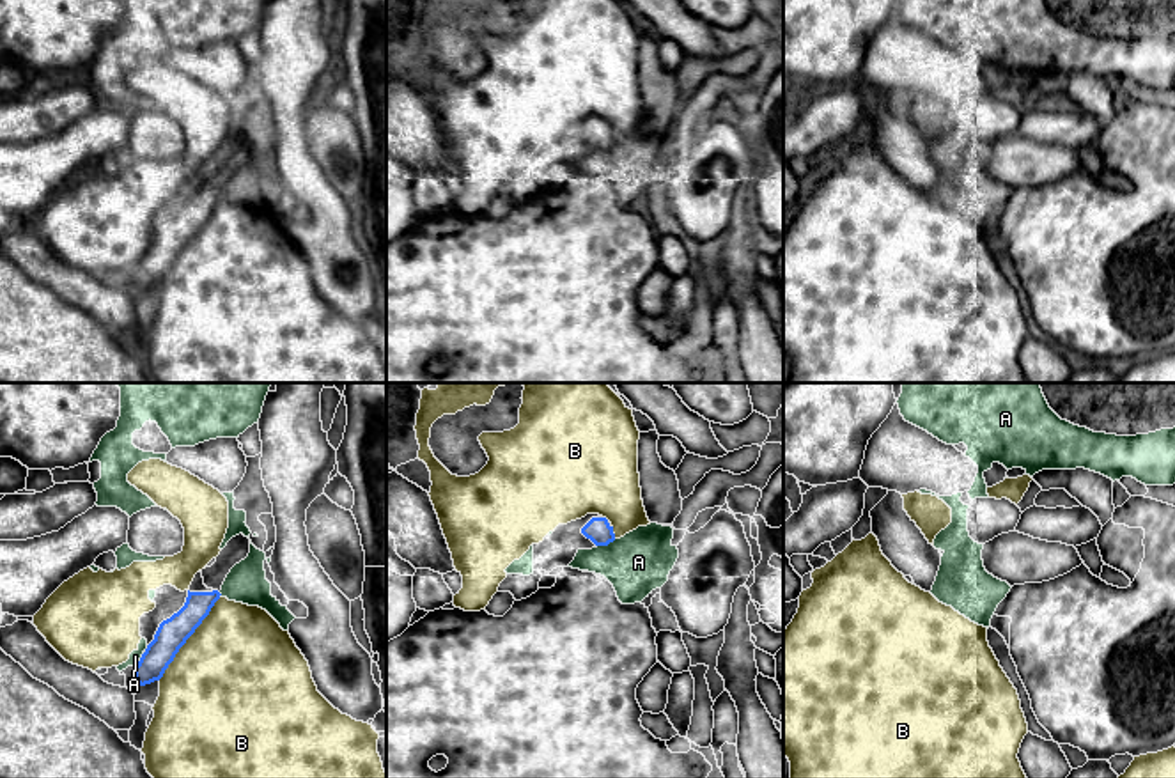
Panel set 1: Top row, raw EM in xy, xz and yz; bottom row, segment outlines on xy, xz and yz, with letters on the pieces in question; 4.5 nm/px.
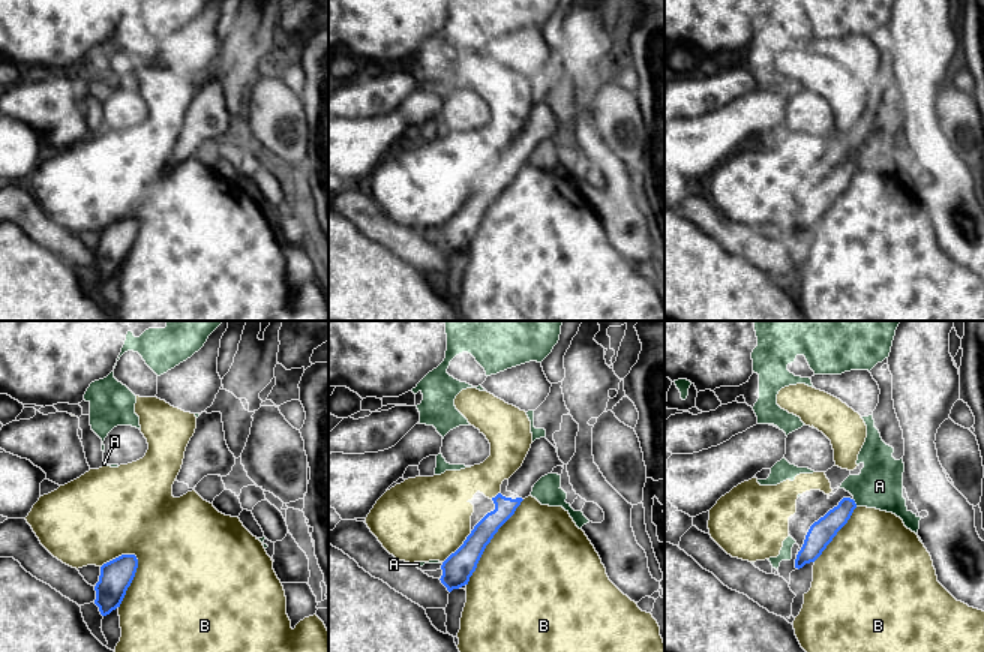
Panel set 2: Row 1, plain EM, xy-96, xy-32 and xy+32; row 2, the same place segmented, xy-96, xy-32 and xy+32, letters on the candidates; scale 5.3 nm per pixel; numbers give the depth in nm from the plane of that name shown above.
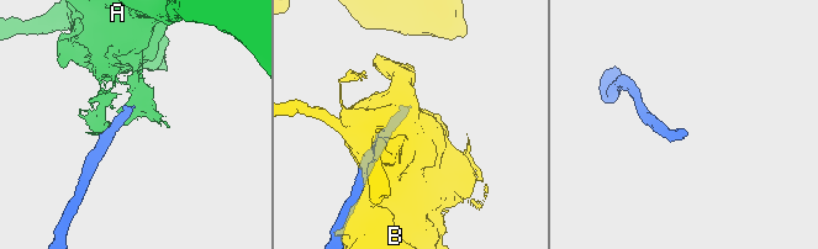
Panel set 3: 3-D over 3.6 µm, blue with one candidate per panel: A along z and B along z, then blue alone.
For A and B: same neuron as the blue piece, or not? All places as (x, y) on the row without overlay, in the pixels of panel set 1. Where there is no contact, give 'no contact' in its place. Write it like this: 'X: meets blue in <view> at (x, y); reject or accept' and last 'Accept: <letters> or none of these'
A: meets blue in xz at (606, 147); reject
B: meets blue in xy at (190, 238); reject
Accept: none of these

